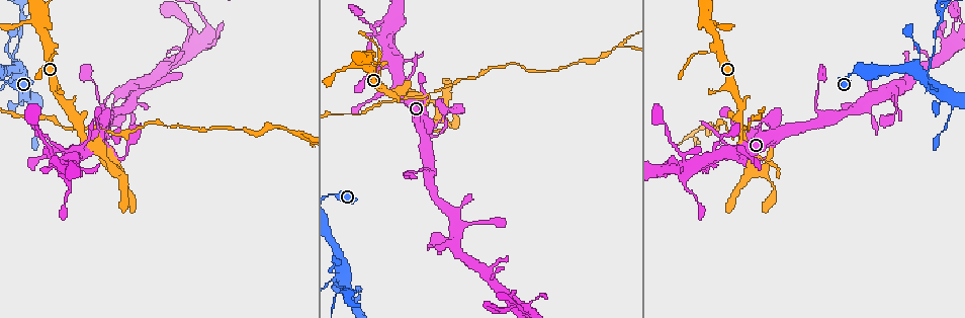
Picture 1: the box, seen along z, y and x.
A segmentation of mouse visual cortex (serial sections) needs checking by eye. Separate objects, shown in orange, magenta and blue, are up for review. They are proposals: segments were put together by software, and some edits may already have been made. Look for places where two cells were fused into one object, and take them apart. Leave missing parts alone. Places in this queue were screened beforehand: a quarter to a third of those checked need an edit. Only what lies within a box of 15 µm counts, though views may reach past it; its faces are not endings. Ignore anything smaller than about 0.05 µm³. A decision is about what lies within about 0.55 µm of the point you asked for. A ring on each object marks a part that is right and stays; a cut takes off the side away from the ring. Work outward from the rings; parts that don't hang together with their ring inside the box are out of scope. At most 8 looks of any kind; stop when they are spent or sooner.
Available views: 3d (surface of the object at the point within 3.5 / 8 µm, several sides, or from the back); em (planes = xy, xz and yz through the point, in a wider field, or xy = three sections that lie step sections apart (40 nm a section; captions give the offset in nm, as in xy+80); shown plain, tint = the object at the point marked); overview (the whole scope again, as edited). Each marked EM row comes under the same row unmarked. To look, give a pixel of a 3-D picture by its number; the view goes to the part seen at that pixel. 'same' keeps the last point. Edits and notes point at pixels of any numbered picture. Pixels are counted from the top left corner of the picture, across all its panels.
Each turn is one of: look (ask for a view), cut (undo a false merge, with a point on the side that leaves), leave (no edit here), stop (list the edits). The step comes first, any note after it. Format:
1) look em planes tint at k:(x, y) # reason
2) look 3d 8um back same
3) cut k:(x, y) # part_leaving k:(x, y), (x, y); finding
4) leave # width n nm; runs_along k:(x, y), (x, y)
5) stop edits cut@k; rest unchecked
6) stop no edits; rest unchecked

look em xy step 3 tint at 1:(896, 107) # narrows sharply

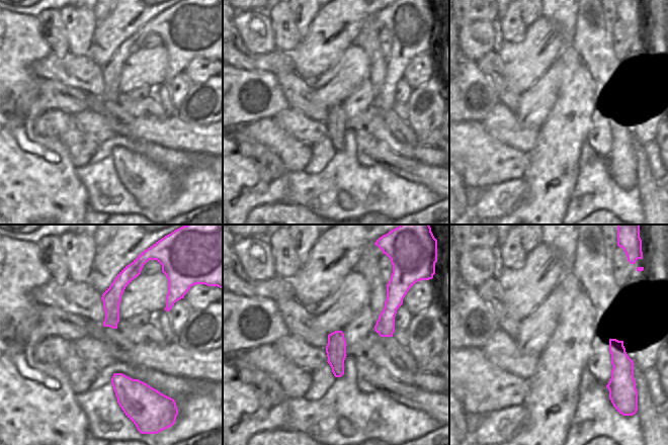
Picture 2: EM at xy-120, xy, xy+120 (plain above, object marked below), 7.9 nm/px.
look 3d 3.5um same

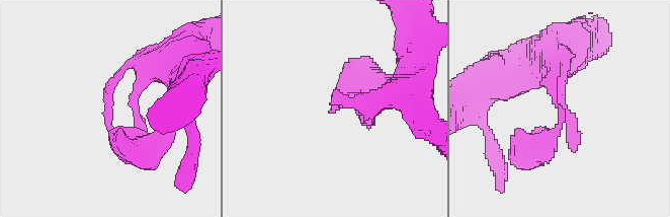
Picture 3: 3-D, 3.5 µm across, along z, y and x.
leave # arm_widths 250, 400 nm; runs_along 2:(123, 274), (106, 324); continuous, no second cell

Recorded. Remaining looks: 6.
look 3d 8um at 1:(927, 74) # sudden change in width

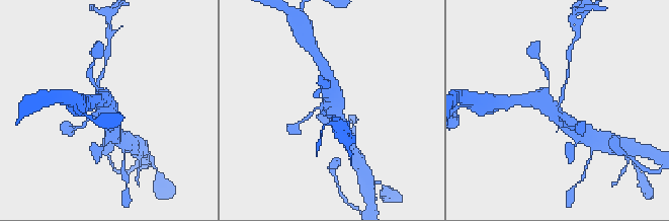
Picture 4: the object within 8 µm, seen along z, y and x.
look em xy step 1 tint at 4:(324, 104) # need the tissue

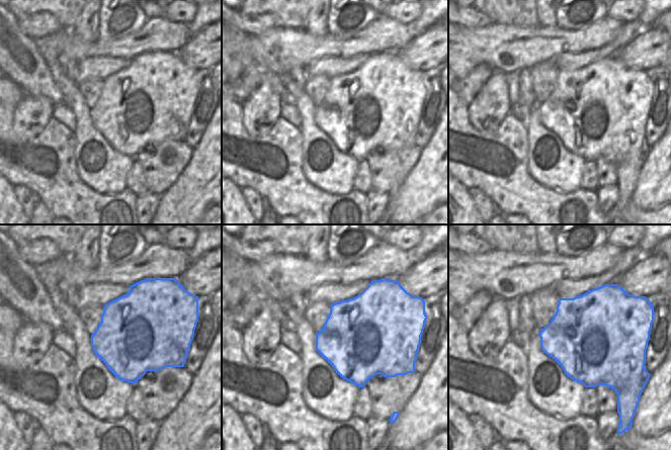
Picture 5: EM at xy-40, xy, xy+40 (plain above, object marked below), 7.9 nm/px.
cut 4:(564, 85) # part_leaving 4:(563, 98), (569, 58); two cells meet here

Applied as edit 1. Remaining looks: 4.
look 3d 3.5um back at 1:(420, 97) # side arm on a straight run

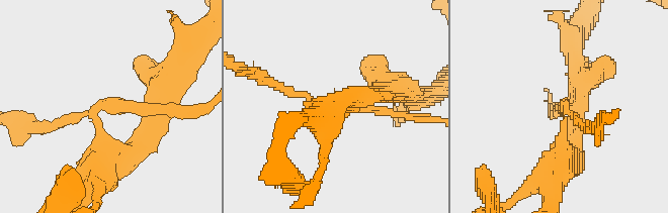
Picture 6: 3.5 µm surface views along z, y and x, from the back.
look em xy step 1 tint at 6:(101, 103) # arms 3; arm_widths 150, 150, 350 nm

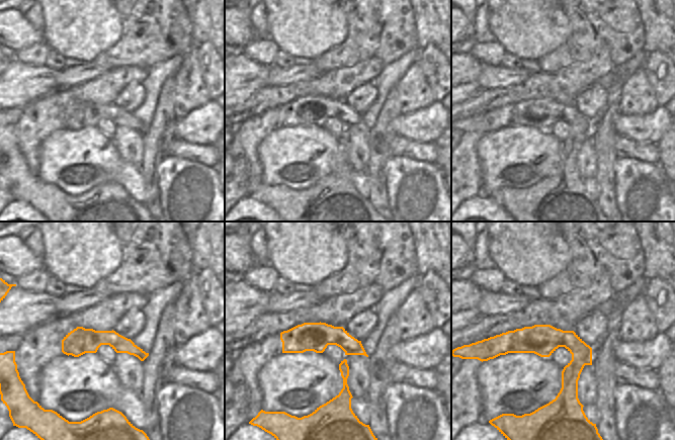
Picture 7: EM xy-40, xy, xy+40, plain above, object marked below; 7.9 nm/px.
cut 6:(132, 106) # part_leaving 6:(89, 114), (43, 129), (24, 123); two cells meet here

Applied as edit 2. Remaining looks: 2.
stop edits cut@4, cut@6; rest unchecked

